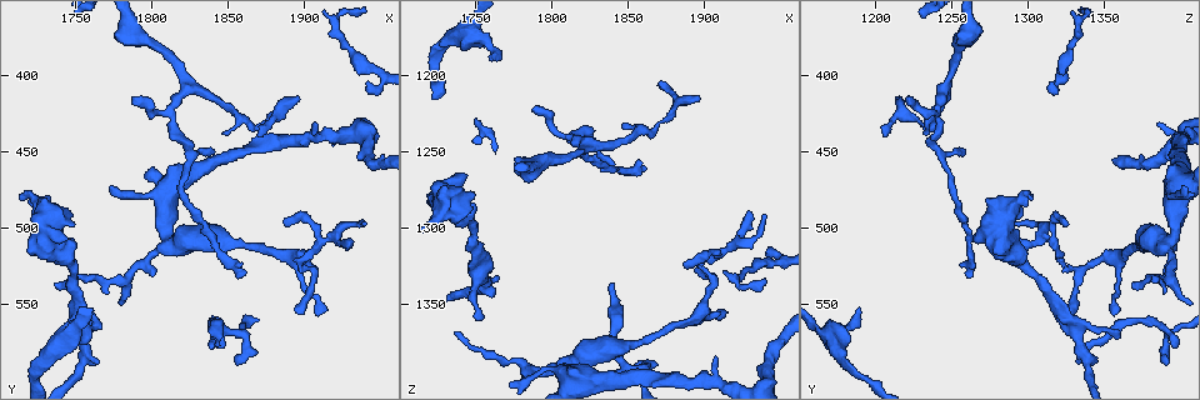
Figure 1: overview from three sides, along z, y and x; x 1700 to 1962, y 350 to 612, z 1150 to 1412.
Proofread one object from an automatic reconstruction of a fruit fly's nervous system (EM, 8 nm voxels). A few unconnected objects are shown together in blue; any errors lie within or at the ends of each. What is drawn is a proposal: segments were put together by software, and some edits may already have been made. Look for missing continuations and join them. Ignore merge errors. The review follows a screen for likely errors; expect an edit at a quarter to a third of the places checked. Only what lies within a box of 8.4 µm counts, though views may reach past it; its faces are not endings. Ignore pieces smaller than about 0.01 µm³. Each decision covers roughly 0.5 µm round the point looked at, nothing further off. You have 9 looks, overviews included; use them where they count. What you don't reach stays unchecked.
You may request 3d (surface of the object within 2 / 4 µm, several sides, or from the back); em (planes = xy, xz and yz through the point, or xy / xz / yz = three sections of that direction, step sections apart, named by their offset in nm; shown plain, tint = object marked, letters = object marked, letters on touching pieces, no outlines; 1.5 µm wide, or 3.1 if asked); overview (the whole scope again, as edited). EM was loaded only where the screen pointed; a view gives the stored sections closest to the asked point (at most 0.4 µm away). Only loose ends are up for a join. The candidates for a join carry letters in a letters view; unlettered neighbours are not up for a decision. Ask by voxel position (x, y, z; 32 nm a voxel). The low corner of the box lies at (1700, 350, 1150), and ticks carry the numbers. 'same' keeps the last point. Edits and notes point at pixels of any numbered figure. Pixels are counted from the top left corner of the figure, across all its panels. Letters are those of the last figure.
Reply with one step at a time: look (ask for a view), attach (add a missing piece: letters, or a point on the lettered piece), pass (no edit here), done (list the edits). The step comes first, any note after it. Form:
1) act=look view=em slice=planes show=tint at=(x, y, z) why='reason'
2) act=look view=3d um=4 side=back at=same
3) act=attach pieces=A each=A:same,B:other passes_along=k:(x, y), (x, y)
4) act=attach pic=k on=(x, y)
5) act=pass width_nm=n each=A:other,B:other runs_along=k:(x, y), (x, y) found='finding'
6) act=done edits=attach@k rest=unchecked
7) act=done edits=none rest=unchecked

act=look view=em slice=yz step=4 show=letters at=(1836, 576, 1336) why='an open end'

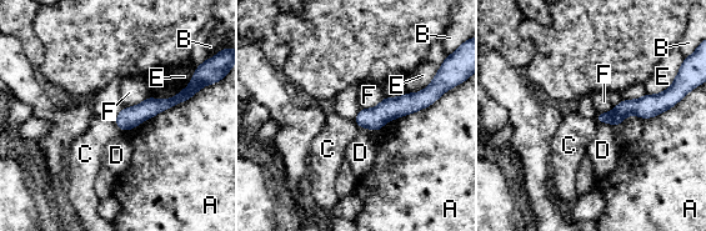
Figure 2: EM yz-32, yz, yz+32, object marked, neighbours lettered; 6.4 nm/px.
act=look view=em slice=xz step=4 show=letters at=same why='cut it another way'

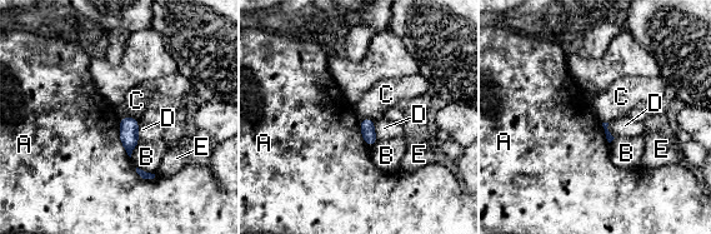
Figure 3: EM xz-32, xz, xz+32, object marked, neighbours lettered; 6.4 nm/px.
act=pass each=A:other,B:other,C:other,D:other,E:other border=3:(120, 118), (120, 142), (130, 158) found='none of them fits'

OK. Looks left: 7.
act=look view=em slice=xz step=8 show=tint at=(1790, 412, 1220) why='free end'

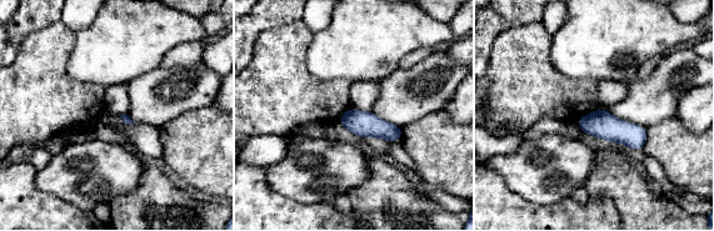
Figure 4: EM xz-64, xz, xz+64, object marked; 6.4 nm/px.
act=look view=em slice=planes show=letters at=same why='another direction'

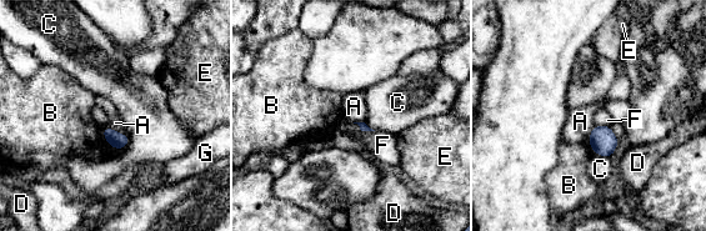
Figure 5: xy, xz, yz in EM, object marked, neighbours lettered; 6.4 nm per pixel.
act=pass each=A:other,B:other,C:other,D:other,E:other,F:other,G:other border=5:(105, 126), (126, 135) found='none of them fits'

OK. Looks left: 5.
act=look view=em slice=planes show=plain at=(1760, 552, 1188) why='tapers out'

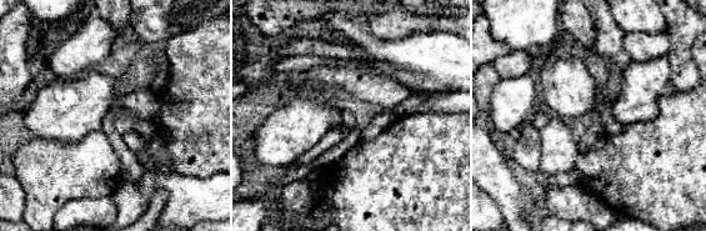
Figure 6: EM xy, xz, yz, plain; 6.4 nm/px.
act=look view=em slice=planes show=letters at=same

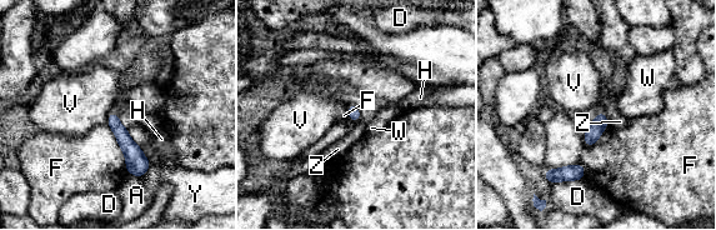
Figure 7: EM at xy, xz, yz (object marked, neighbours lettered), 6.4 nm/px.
act=pass each=A:other,D:other,F:other,H:other,V:other,W:other,Y:other,Z:other found='no lettered piece goes on from it'

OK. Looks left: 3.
act=look view=3d um=2 at=(1908, 432, 1384) why='branch stops here'

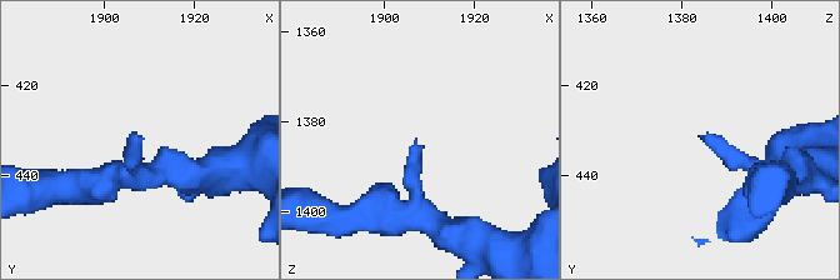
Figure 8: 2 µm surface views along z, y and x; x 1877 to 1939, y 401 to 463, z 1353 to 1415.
act=look view=em slice=planes show=letters at=(1907, 432, 1384)

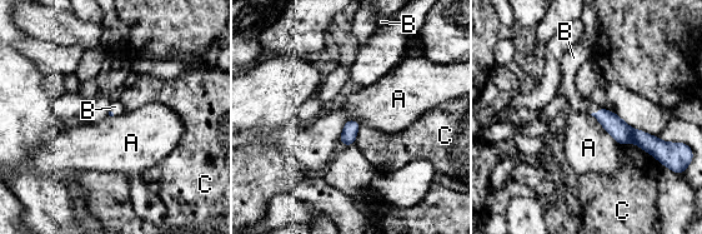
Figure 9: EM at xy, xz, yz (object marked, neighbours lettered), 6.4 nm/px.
act=attach pieces=B longest_contact=C:300nm each=A:other,B:same,C:other found='it goes on there'

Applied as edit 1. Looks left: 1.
act=done edits=attach@9 rest=unchecked

